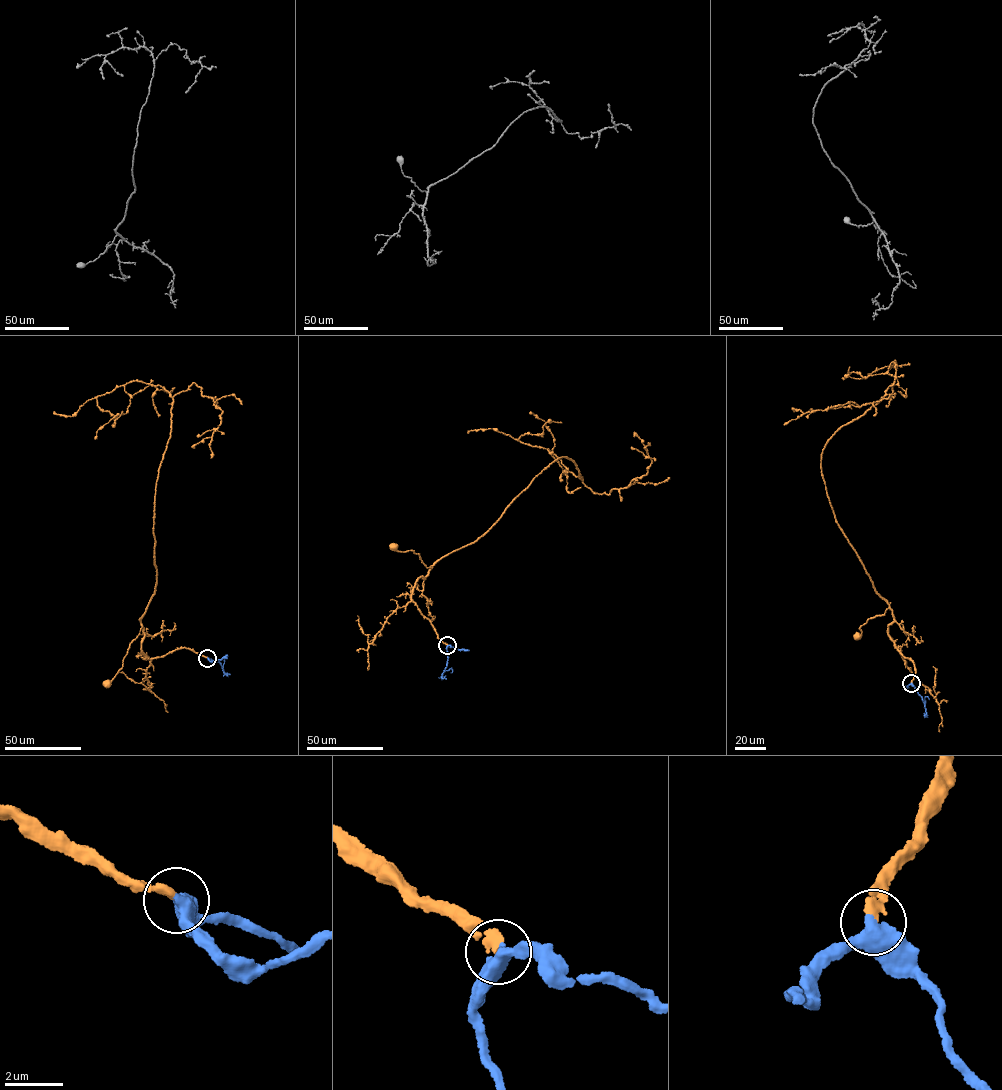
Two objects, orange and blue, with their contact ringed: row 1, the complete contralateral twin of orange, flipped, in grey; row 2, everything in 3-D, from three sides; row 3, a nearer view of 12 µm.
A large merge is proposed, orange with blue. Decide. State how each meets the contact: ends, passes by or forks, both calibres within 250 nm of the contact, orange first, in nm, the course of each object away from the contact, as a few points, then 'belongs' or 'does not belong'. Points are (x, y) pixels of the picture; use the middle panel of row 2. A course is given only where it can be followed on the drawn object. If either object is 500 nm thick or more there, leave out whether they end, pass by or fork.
orange ends | blue passes by | 340/460 nm | orange via (447, 645), (439, 641), (411, 596), (417, 579), (424, 579), (431, 568), (412, 550), (400, 551), (393, 547) | blue via (447, 645), (444, 671), (451, 668), (451, 673) | belongs

